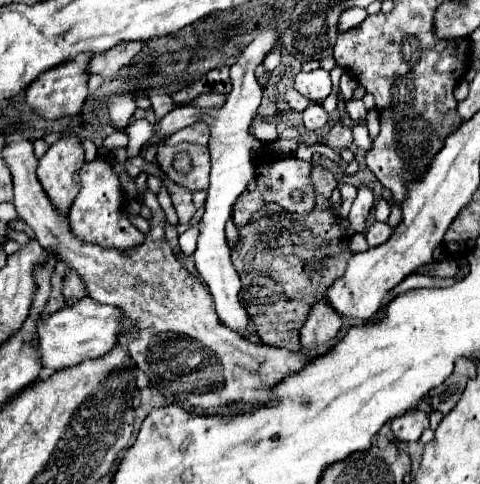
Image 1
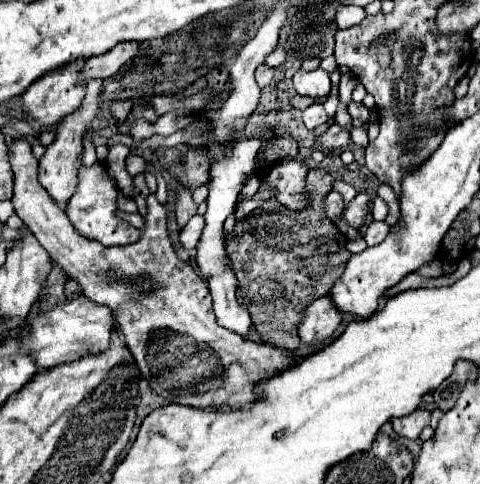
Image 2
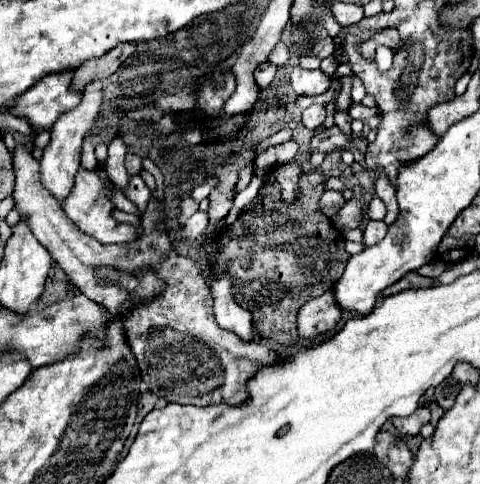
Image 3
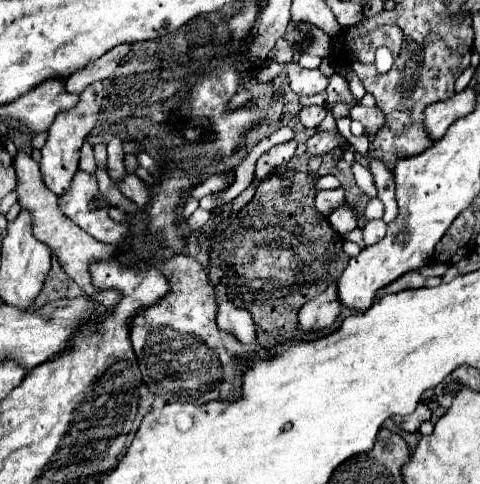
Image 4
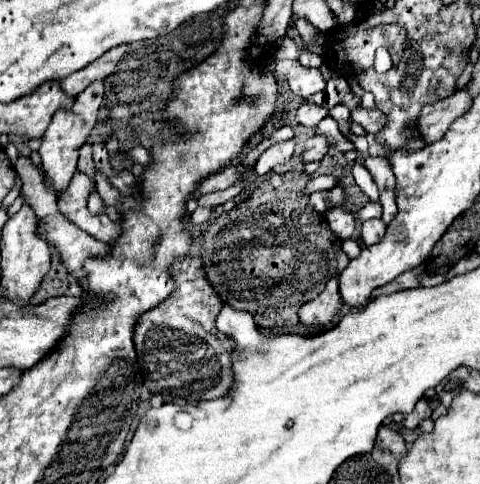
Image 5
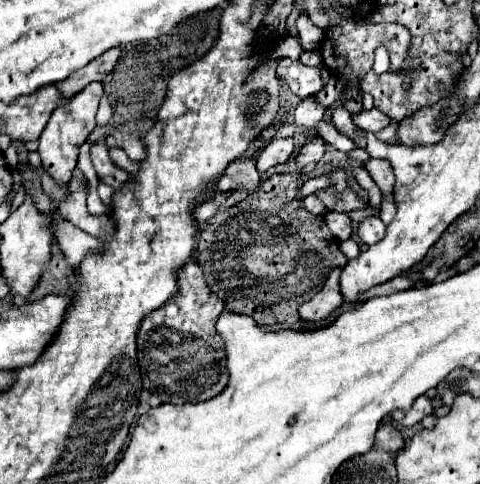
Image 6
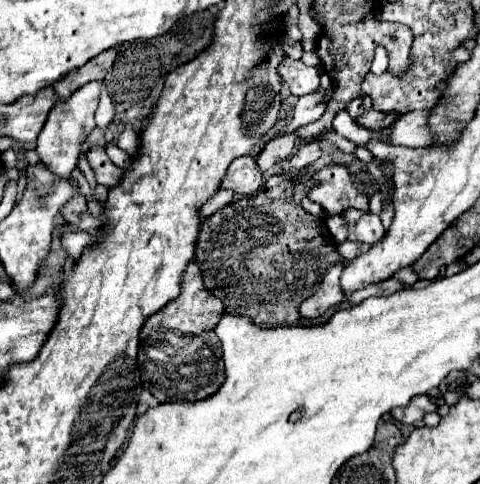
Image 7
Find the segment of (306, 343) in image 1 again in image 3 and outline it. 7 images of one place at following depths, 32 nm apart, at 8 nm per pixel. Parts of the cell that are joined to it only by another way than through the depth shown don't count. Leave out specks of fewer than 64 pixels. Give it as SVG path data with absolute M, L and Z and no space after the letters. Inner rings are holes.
M328 290L326 294L312 298L310 302L304 304L304 308L298 314L298 334L306 340L328 334L336 328L340 318L342 310L334 300L332 290Z

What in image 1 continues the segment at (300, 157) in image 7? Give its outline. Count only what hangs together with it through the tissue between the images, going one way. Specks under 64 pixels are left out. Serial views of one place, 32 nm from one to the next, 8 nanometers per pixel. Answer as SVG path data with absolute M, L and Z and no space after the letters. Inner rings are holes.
M338 122L336 126L332 126L332 130L324 136L324 142L330 146L330 148L334 148L334 150L342 150L342 148L346 148L346 146L350 146L352 144L352 128L348 128L348 126L344 126L342 122Z

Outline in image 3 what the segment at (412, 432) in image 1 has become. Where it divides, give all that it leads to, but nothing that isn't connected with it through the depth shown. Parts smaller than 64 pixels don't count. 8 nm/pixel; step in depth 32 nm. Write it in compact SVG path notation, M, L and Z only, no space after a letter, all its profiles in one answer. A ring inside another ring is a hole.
M418 408L412 416L404 416L404 418L392 418L396 430L400 434L406 434L406 436L418 436L420 434L420 428L424 424L430 422L430 410L428 408Z

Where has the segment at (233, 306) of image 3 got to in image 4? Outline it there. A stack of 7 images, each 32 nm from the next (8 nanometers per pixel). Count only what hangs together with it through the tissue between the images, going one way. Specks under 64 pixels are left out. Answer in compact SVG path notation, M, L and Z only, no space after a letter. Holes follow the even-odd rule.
M216 284L214 286L214 294L216 294L216 300L218 300L218 318L216 318L216 324L234 334L242 344L254 344L258 342L258 336L256 336L256 326L252 322L252 316L248 310L244 308L238 308L236 304L232 304L228 300L228 290L226 290L226 284Z

